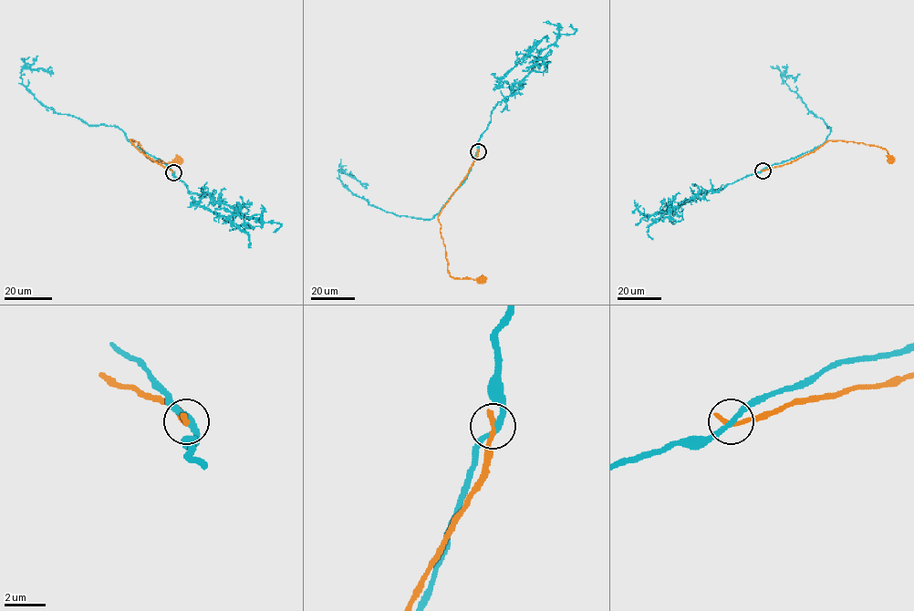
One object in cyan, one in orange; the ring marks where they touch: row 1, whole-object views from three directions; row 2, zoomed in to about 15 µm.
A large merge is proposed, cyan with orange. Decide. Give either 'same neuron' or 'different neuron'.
different neuron

